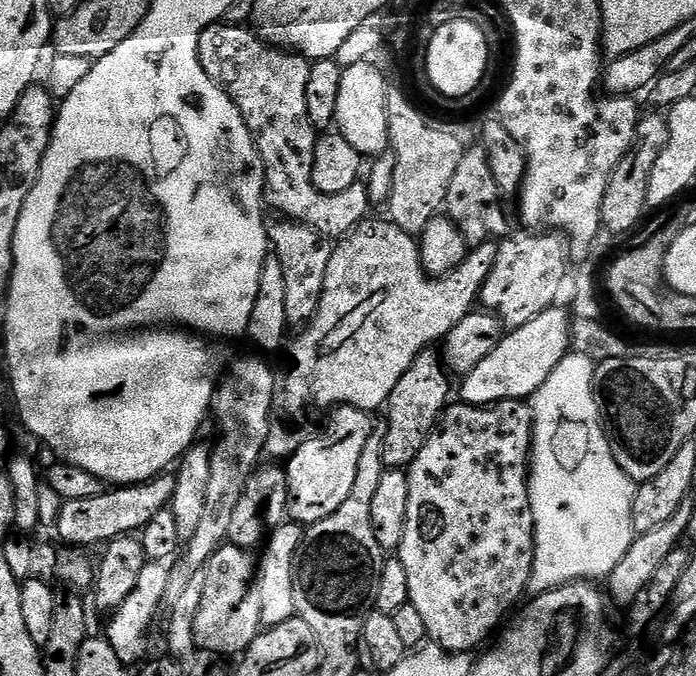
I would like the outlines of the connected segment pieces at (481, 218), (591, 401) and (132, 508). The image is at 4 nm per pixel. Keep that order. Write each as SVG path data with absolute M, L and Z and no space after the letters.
M483 146L469 147L462 162L458 162L458 170L454 170L454 179L444 199L447 216L454 222L454 226L458 226L468 245L491 244L509 235L508 212L504 209L504 203L506 197L500 191L498 182L494 182L488 152Z
M569 351L530 397L532 406L532 454L528 489L536 527L536 557L528 592L539 594L564 584L596 582L606 578L630 550L634 533L632 511L637 485L618 466L601 423L600 404L592 390L597 361L584 353Z
M161 474L152 480L146 480L142 484L125 484L123 486L113 487L111 490L105 490L102 494L98 494L98 498L82 498L81 500L65 500L61 503L60 513L54 525L54 531L60 535L60 540L64 544L69 544L72 550L88 550L84 548L92 548L103 546L108 541L118 538L119 536L130 536L139 533L141 528L146 526L146 522L150 522L150 518L154 518L154 514L158 514L158 510L169 507L174 498L174 486L176 485L176 477L172 474Z

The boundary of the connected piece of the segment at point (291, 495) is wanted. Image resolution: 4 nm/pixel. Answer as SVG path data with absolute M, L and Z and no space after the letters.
M341 406L331 413L327 421L328 432L321 431L313 436L288 457L288 514L295 523L311 526L322 522L330 518L334 510L339 510L346 498L350 498L350 490L354 490L354 478L358 478L362 450L366 450L366 444L374 435L372 419L361 408Z

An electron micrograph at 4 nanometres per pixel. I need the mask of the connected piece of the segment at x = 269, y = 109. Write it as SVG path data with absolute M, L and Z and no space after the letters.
M217 22L200 35L198 54L206 74L238 106L246 126L256 143L256 149L264 163L264 204L281 217L295 220L305 228L313 228L325 238L343 238L369 219L370 201L367 187L357 186L342 194L322 194L314 186L314 146L318 130L310 122L306 110L306 82L310 82L312 64L307 56L291 50L281 50L264 43L255 31L236 22Z

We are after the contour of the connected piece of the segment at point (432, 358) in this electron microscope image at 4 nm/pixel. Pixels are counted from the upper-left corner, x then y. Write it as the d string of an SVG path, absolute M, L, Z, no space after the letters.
M432 350L423 352L410 366L410 370L406 370L406 374L390 394L386 405L388 429L383 429L382 432L384 437L382 458L385 469L404 470L414 462L414 458L418 458L422 446L426 446L426 442L436 431L444 415L444 409L450 403L448 395L451 392L453 395L454 384L452 388L451 382L448 381L450 372L445 361L437 353L436 357L434 353Z

